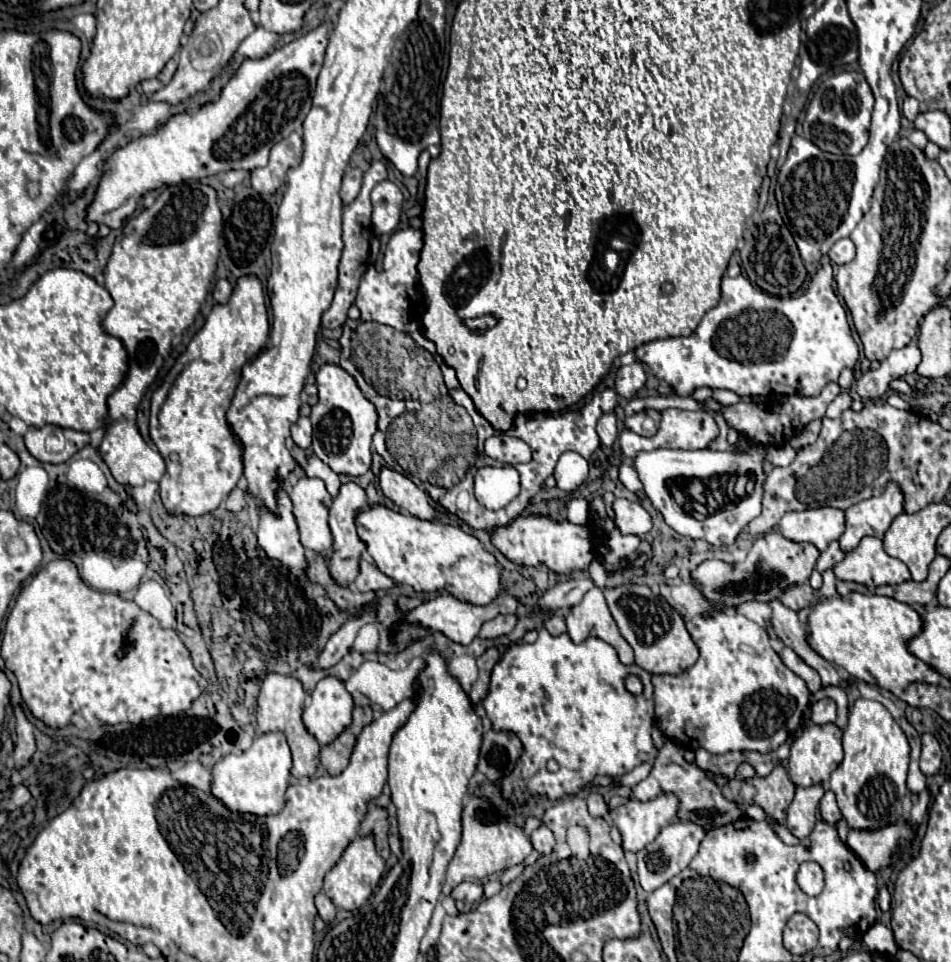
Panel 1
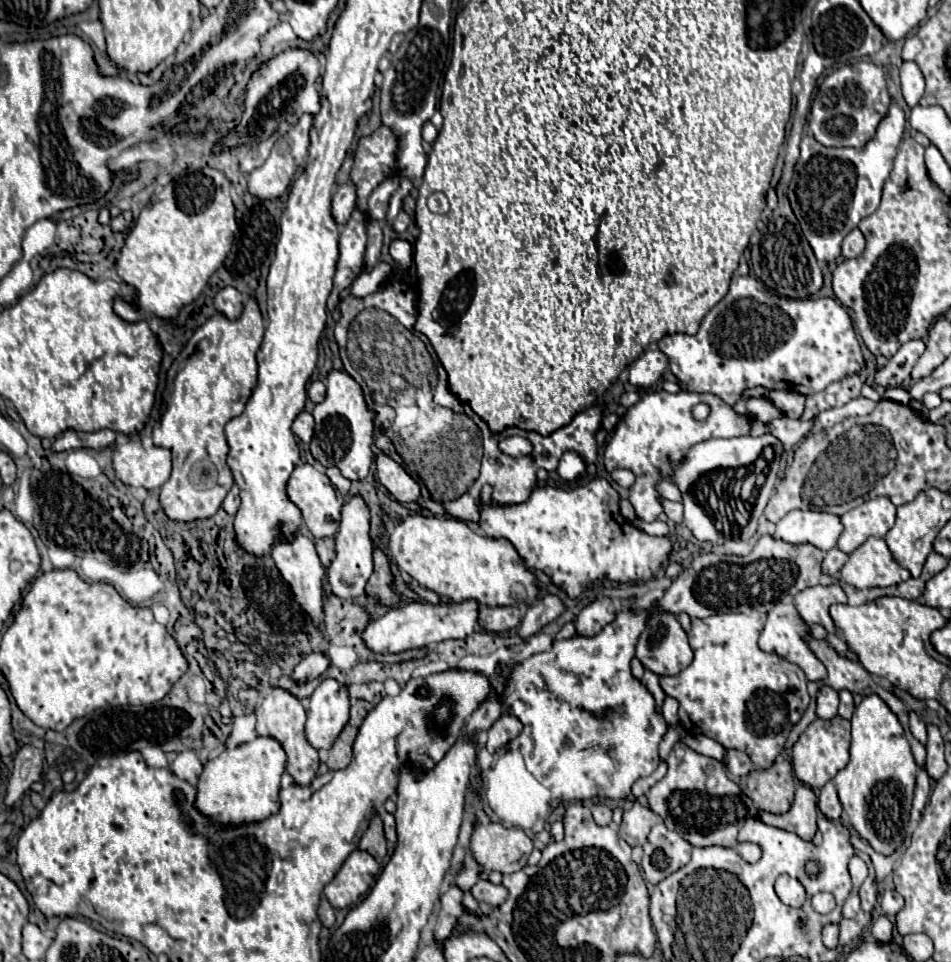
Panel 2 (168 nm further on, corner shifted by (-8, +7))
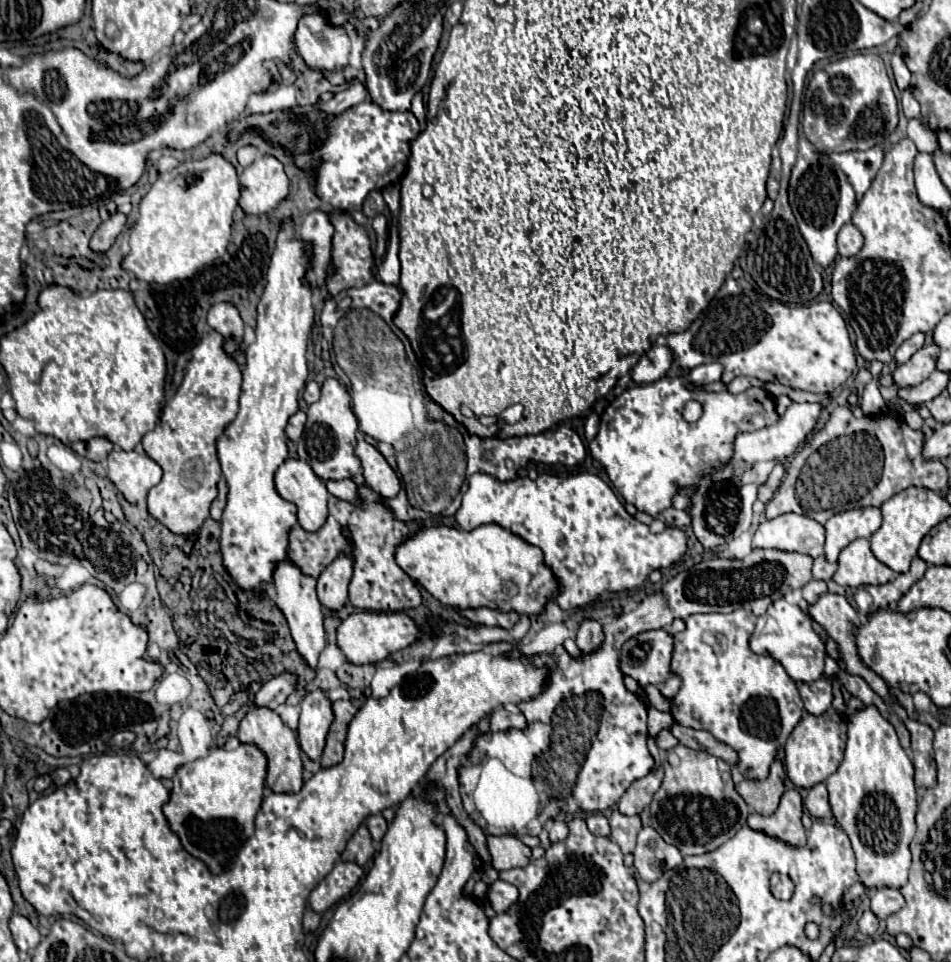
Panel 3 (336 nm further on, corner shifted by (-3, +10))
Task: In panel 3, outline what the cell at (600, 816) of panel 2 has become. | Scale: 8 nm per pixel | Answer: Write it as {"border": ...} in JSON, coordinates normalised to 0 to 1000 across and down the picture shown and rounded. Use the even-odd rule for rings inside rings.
{"border":[[[632,845],[619,847],[619,849],[615,851],[615,856],[617,856],[617,860],[619,860],[619,864],[621,864],[624,868],[628,868],[628,870],[640,870],[640,853],[638,853],[638,849],[634,849]]]}

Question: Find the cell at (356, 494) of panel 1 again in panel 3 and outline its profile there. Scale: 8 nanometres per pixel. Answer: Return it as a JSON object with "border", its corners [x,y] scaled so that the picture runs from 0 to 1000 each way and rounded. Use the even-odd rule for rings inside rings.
{"border":[[[369,579],[352,581],[333,602],[333,621],[342,633],[356,635],[365,627],[369,602]]]}

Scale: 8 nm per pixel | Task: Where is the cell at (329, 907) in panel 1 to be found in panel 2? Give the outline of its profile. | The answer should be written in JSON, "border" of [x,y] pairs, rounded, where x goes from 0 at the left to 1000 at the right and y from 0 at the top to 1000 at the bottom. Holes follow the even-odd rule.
{"border":[[[339,933],[336,944],[334,944],[334,950],[336,950],[336,956],[339,956],[339,960],[343,965],[349,965],[351,963],[351,958],[353,958],[353,946],[349,944],[349,940],[343,933]]]}

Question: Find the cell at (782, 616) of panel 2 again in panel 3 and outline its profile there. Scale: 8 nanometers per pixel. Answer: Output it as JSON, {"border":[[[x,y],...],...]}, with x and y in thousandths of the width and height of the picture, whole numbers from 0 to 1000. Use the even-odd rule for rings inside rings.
{"border":[[[825,623],[813,625],[811,631],[807,633],[805,640],[798,641],[792,662],[788,664],[792,679],[809,679],[815,687],[819,687],[825,693],[828,702],[838,710],[840,708],[846,708],[846,710],[859,708],[865,702],[868,668],[855,656],[853,643],[838,629],[832,629]]]}

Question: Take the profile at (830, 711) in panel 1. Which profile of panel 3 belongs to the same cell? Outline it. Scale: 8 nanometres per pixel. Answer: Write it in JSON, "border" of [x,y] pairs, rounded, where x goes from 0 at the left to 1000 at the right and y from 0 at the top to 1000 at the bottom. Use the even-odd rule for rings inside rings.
{"border":[[[865,704],[855,708],[855,710],[842,710],[840,712],[840,720],[842,720],[846,737],[853,743],[865,743],[874,735],[874,729],[876,729],[874,712]]]}

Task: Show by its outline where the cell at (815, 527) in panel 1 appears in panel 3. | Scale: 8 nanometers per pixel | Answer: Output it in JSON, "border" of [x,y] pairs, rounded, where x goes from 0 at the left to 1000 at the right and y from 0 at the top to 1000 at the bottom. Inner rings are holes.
{"border":[[[825,533],[798,546],[792,556],[792,571],[838,573],[861,579],[865,577],[865,562],[865,546],[846,535]]]}

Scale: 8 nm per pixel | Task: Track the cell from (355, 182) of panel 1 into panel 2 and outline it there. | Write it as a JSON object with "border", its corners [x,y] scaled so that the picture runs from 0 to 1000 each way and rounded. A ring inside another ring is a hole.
{"border":[[[370,189],[355,193],[355,198],[349,204],[349,225],[353,225],[353,231],[364,233],[372,214],[374,214],[374,193]]]}

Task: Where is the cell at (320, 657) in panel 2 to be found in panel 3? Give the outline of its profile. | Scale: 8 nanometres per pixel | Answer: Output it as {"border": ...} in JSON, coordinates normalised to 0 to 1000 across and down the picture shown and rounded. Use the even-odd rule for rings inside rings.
{"border":[[[298,700],[283,710],[279,710],[268,722],[266,722],[266,735],[281,735],[291,737],[291,733],[300,731],[300,727],[310,716],[310,704],[306,700]]]}

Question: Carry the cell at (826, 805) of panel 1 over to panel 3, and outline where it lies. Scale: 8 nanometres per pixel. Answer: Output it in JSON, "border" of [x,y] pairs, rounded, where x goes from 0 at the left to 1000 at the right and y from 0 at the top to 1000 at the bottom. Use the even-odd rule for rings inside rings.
{"border":[[[865,814],[857,816],[851,820],[851,826],[846,828],[846,839],[851,841],[851,845],[859,851],[872,851],[874,849],[874,839],[872,839],[872,831],[870,831],[870,820]]]}

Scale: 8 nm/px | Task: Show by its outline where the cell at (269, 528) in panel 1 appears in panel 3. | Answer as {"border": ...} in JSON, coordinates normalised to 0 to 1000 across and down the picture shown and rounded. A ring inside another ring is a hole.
{"border":[[[295,583],[287,596],[287,608],[289,608],[289,627],[295,633],[295,637],[302,643],[306,662],[310,666],[312,679],[321,685],[321,689],[327,695],[333,695],[333,685],[335,679],[342,675],[342,654],[340,654],[340,637],[338,637],[338,629],[331,616],[331,602],[329,600],[319,600],[319,596],[314,596],[314,591],[310,591],[310,587],[306,587],[306,583]]]}

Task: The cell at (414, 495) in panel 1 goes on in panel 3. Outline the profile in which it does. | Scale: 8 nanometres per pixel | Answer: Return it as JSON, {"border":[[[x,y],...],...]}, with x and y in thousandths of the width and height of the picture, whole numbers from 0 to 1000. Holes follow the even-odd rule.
{"border":[[[380,452],[373,463],[373,473],[380,477],[386,506],[390,506],[403,517],[415,517],[420,512],[422,502],[420,502],[417,492],[409,485],[405,475],[392,463],[388,463]]]}

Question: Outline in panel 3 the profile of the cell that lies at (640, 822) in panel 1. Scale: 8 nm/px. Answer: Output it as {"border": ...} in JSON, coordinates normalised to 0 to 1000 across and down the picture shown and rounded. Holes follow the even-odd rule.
{"border":[[[645,843],[642,851],[640,851],[640,858],[642,858],[642,870],[653,880],[653,885],[666,887],[670,866],[674,862],[674,851],[670,847],[659,849],[659,847],[653,847],[651,843]]]}

